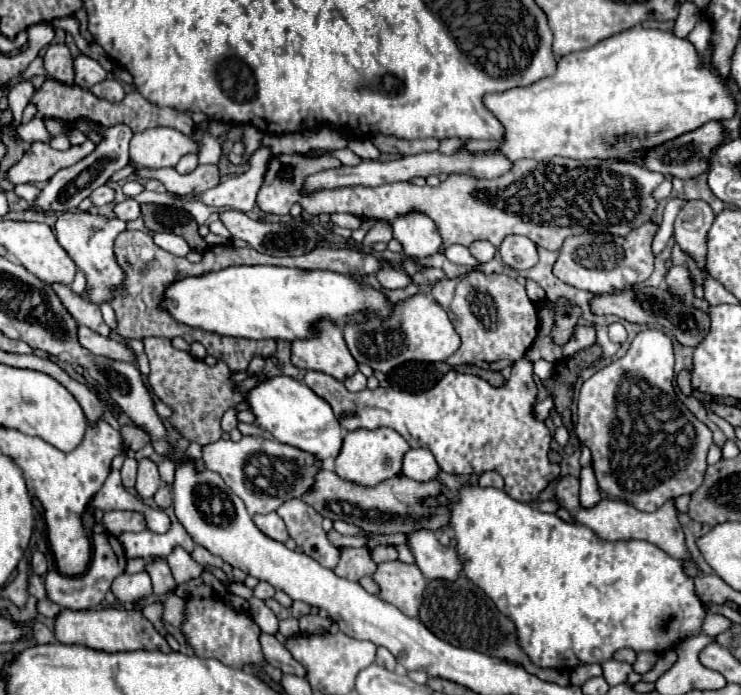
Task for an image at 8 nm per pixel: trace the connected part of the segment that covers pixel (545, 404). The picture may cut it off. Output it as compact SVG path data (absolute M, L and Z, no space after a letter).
M547 395L543 401L539 401L539 403L535 403L535 417L539 419L539 421L545 421L547 417L549 417L549 411L553 409L553 399L551 399L551 395Z

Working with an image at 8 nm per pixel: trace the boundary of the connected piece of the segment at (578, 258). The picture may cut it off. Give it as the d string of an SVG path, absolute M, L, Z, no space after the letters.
M647 221L647 225L633 229L631 233L627 233L627 237L615 237L609 233L581 233L575 237L567 237L553 265L553 275L567 285L591 291L595 295L623 291L631 285L643 283L653 273L651 241L655 233L657 223Z

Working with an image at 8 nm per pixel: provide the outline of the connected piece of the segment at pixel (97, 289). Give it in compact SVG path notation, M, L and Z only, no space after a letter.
M61 213L55 225L55 235L61 247L69 253L69 257L75 261L75 265L85 273L87 277L87 301L101 305L101 303L111 303L113 295L117 289L121 289L125 273L115 261L113 253L113 241L115 237L125 231L125 221L121 219L107 219L101 215L91 215L91 213Z

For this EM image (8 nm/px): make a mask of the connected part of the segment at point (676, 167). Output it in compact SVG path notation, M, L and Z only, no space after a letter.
M711 121L691 133L685 133L673 141L667 141L665 145L651 149L645 157L645 167L649 171L657 171L663 175L671 175L671 177L679 177L679 179L691 179L697 177L701 173L705 173L709 169L709 159L711 153L725 141L725 127L717 121Z

